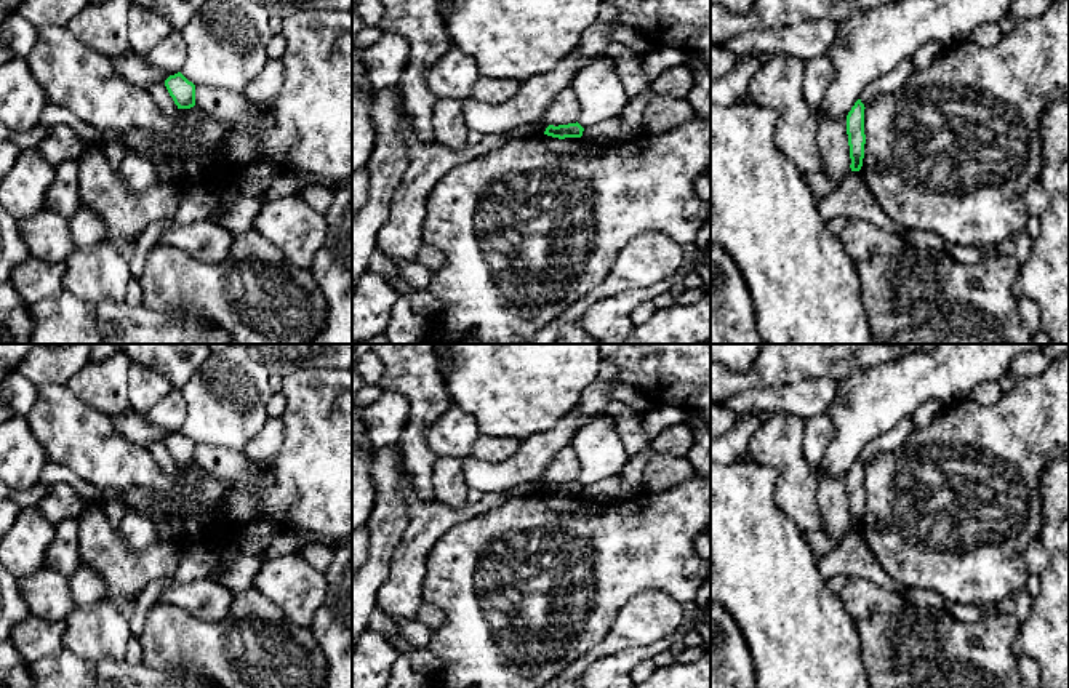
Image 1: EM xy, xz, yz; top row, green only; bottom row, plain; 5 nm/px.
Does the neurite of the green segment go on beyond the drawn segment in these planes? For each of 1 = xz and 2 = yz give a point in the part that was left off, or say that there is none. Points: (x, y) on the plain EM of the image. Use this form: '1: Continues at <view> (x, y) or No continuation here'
1: No continuation here
2: No continuation here

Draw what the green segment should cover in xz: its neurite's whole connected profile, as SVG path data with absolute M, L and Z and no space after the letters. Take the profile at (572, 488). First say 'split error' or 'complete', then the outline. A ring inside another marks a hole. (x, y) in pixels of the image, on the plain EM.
complete | M576 480L576 482L568 482L568 483L549 483L544 490L544 493L565 498L565 496L581 496L584 486Z

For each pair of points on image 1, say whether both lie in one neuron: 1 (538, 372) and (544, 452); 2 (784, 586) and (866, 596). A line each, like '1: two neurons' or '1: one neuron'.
1: two neurons
2: two neurons

